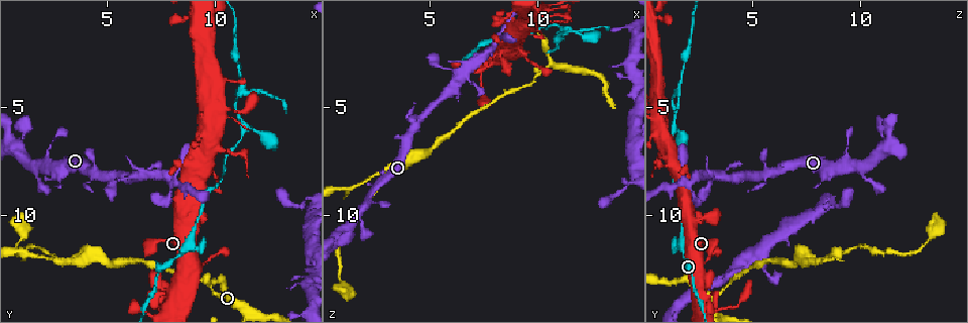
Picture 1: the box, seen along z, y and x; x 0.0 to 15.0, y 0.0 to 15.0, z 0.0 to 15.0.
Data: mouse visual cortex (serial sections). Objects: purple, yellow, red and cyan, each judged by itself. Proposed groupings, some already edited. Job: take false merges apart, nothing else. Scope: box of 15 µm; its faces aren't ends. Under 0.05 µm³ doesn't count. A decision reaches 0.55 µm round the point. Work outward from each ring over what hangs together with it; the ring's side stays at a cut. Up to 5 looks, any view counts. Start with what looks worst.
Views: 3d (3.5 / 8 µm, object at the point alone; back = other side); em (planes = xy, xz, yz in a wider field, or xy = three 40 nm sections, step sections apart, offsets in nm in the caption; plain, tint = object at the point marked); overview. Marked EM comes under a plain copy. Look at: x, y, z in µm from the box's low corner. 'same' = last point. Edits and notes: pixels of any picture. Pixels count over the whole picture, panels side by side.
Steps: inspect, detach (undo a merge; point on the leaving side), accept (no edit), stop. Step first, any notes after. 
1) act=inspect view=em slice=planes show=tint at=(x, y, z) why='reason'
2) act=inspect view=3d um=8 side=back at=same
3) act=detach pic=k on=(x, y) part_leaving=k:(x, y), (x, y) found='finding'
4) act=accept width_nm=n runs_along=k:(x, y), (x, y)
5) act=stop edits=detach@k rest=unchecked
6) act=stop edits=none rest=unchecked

act=inspect view=3d um=8 at=(8.8, 11.4, 1.6) why='a narrow waist'

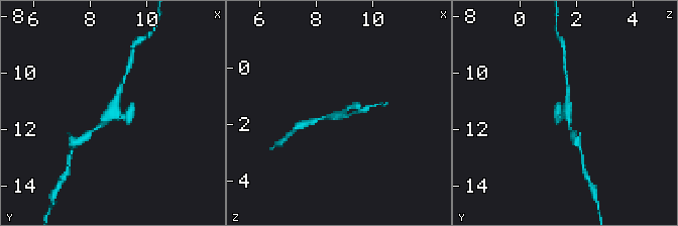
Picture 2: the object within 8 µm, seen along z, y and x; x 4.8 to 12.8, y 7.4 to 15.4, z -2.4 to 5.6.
act=inspect view=3d um=3.5 at=(8.7, 11.4, 1.8)

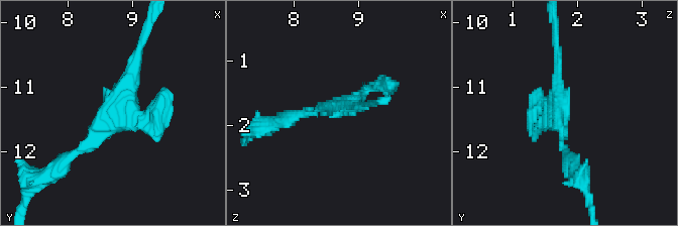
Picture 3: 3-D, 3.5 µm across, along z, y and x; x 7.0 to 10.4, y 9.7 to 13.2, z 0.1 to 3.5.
act=accept runs_along=3:(67, 159), (113, 113), (138, 50) found='continuous, no second cell'

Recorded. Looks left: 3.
act=inspect view=3d um=3.5 at=(11.4, 4.3, 1.5) why='branch point'

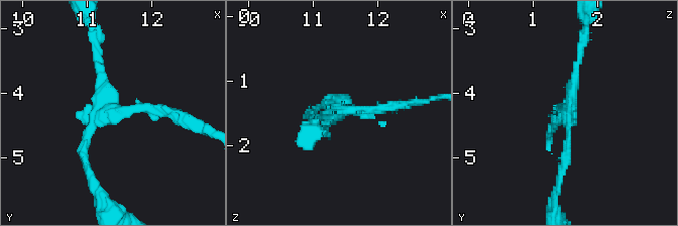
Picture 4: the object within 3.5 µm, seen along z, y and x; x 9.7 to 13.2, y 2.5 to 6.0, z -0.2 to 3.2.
act=inspect view=em slice=xy step=2 show=tint at=(11.35, 4.25, 1.50)

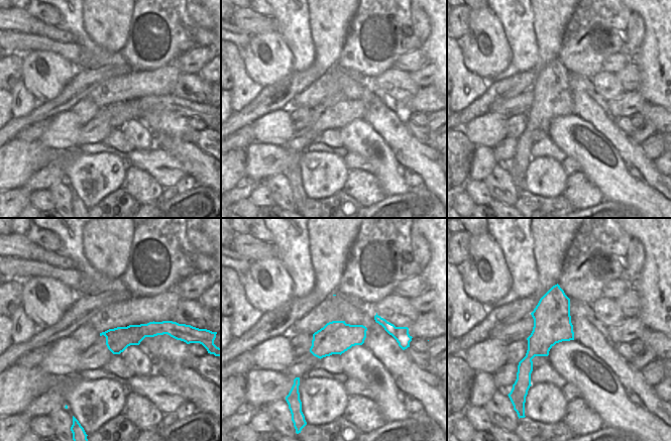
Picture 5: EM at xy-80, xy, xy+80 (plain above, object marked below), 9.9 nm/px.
act=accept runs_along=4:(562, 168), (580, 47) found='continuous, no second cell'

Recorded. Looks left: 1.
act=stop edits=none rest=unchecked

